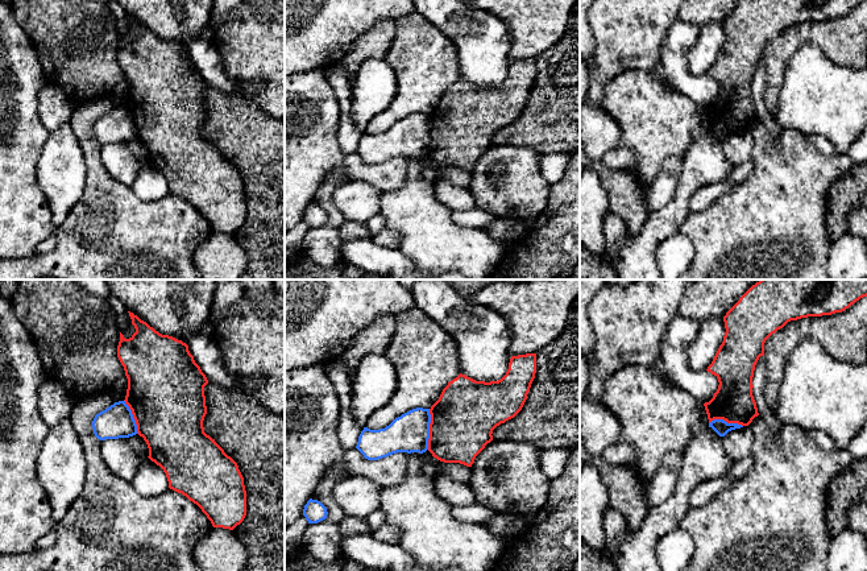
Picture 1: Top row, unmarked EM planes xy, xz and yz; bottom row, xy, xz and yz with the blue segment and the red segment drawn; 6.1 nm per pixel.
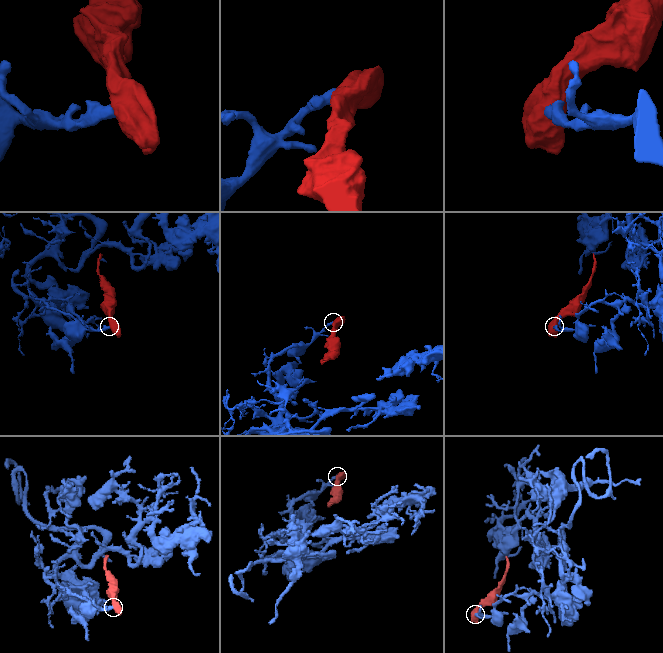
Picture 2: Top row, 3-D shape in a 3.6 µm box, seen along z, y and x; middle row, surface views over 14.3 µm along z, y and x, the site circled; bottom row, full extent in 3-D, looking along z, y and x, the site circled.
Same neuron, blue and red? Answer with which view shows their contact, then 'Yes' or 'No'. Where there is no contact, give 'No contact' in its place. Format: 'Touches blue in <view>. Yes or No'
Touches blue in xz. No

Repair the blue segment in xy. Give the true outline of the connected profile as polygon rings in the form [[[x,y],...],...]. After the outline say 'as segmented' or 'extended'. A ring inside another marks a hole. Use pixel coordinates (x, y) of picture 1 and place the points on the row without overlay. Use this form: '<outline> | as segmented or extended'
[[[125,105],[115,107],[96,119],[92,133],[95,141],[100,145],[129,142],[138,138],[132,115]]] | as segmented

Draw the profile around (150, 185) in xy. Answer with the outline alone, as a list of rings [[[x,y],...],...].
[[[149,162],[142,166],[130,189],[142,202],[158,200],[170,194],[166,178]]]

